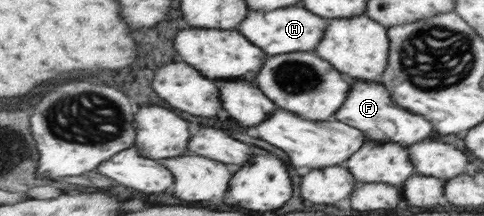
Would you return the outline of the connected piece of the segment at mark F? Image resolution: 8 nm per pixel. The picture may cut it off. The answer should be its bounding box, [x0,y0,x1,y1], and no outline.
[335,77,432,148]

